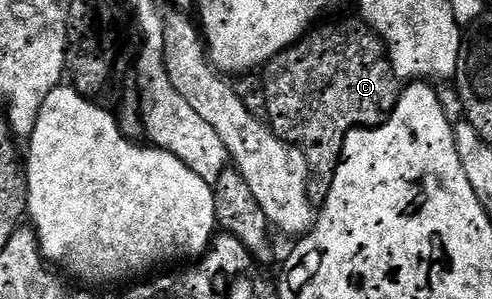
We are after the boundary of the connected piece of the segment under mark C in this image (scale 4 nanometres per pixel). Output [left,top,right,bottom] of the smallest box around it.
[263,19,399,207]

